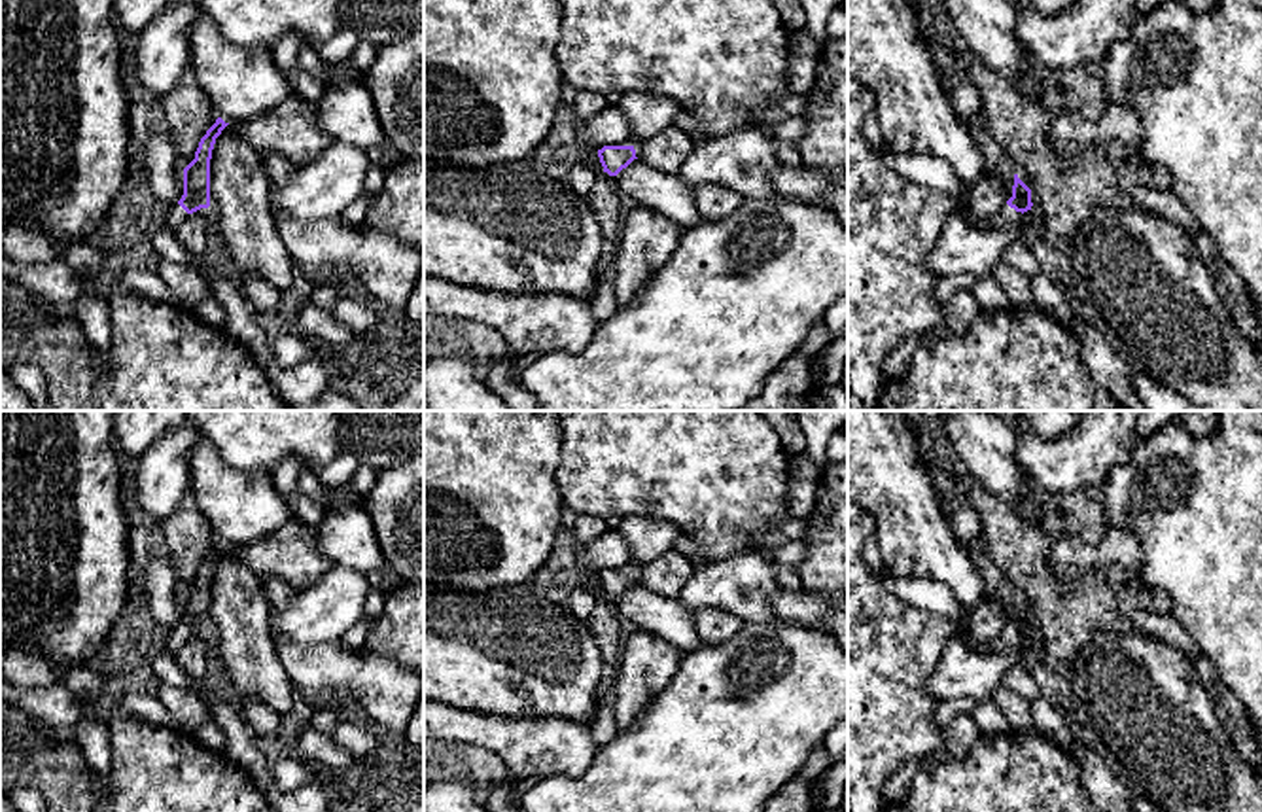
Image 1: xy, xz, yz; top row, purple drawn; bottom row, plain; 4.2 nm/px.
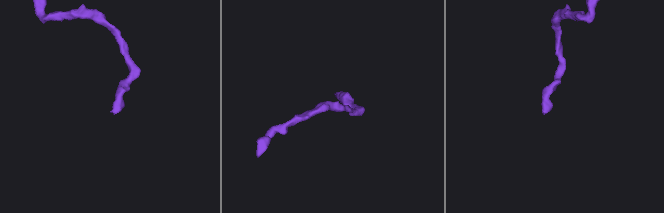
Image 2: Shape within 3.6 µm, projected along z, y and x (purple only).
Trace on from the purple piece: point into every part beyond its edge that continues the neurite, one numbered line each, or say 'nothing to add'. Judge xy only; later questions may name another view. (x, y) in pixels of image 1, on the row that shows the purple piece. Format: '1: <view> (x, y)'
1: xy (175, 214)

